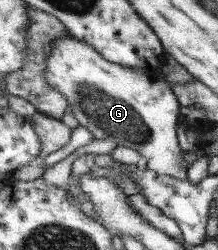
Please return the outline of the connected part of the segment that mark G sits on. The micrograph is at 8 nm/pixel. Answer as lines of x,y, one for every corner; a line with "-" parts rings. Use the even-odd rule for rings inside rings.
66,37
56,41
56,48
50,57
48,80
62,94
69,96
70,113
78,119
81,125
91,130
94,138
111,139
117,145
128,146
138,150
144,158
145,166
159,175
187,180
190,170
185,164
185,149
179,142
181,127
182,102
175,93
171,83
165,78
155,78
140,74
136,69
129,69
106,60
93,46
87,45
80,39

